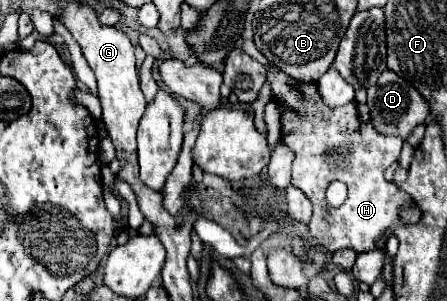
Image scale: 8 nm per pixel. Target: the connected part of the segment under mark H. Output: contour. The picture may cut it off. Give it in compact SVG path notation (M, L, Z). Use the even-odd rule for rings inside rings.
M268 64L266 80L280 110L282 142L294 154L292 184L314 204L314 214L308 222L312 238L326 252L342 248L352 248L356 252L374 250L382 230L400 224L400 206L414 202L396 184L384 180L384 170L398 160L404 140L400 140L400 136L382 136L374 130L372 122L362 122L356 102L336 108L326 106L316 84L304 84L274 64ZM334 180L348 186L348 198L340 208L328 206L326 202L326 188Z

